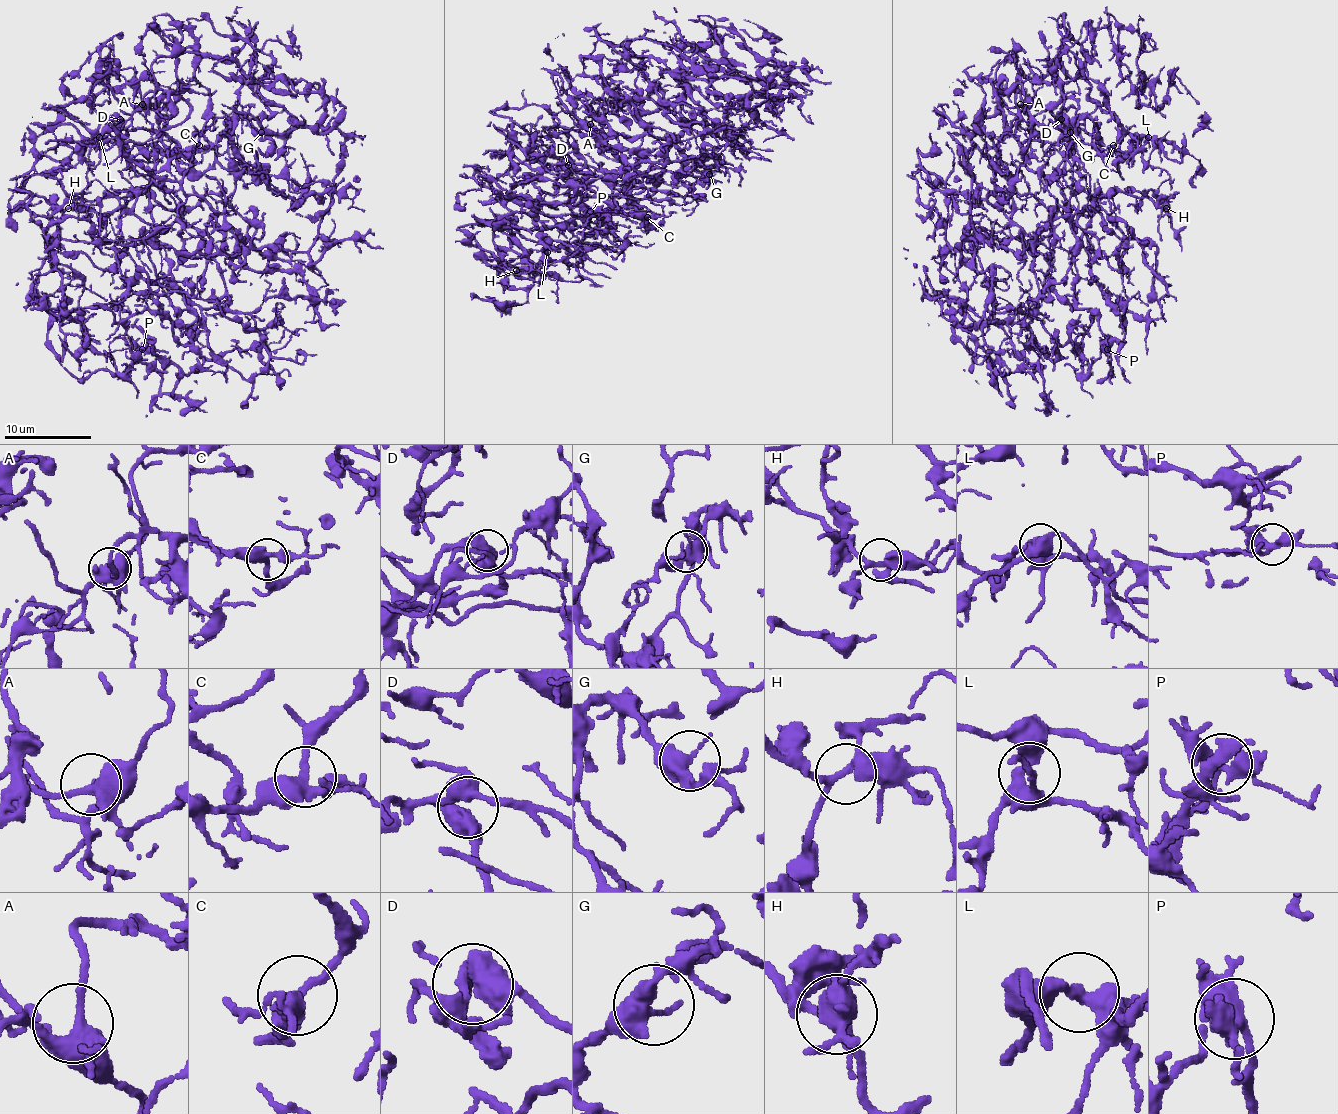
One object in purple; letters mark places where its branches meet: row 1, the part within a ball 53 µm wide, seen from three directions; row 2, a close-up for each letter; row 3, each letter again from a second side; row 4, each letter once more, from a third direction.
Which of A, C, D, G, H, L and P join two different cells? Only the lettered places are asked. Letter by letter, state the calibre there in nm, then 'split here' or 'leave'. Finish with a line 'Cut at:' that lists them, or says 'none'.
A: 400 nm | leave
C: 400 nm | leave
D: 550 nm | leave
G: 500 nm | leave
H: 300 nm | leave
L: 460 nm | leave
P: 360 nm | leave
Cut at: none

